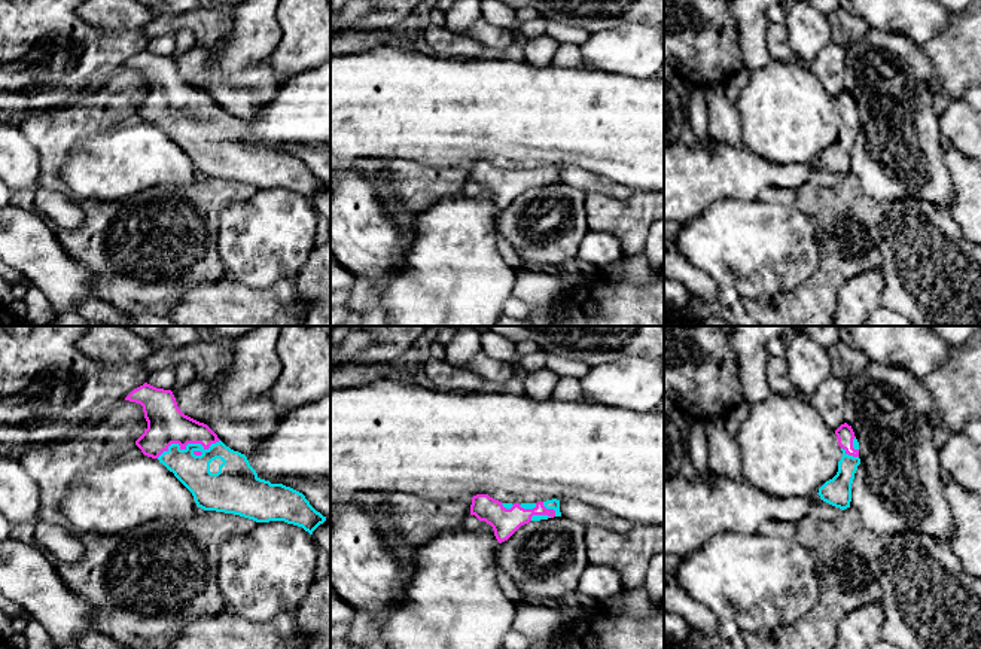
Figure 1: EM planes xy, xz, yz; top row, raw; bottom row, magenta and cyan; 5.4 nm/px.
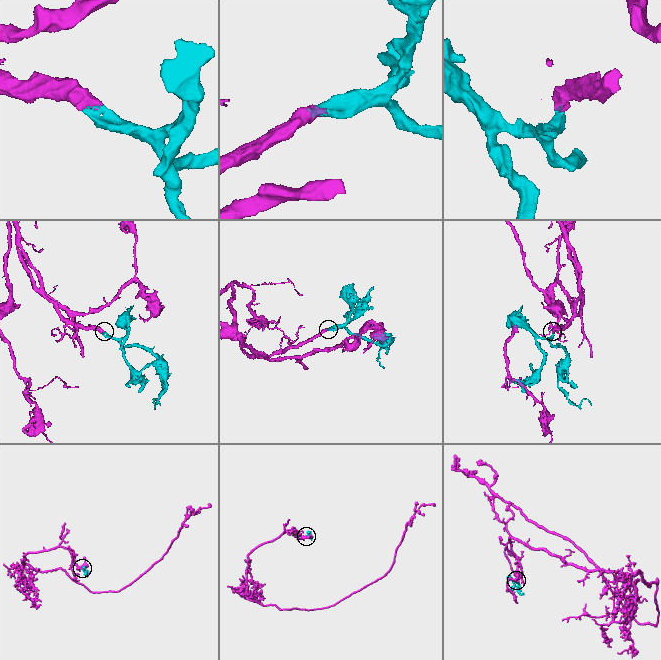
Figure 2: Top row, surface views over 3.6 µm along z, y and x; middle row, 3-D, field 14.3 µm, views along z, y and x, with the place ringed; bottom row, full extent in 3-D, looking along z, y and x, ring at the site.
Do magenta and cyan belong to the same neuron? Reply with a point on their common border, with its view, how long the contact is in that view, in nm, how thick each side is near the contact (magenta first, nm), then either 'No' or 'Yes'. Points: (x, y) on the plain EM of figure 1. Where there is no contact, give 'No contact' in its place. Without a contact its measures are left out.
Touches magenta at xy (188, 109). Shared border 360 nm. Thickness 220 nm (magenta) against 180 nm. Yes

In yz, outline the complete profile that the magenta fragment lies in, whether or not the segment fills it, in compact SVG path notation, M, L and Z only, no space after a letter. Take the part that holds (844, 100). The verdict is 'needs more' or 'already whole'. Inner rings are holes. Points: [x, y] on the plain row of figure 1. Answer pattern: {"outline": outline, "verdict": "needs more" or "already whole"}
{"outline": "M847 89L841 91L835 97L835 101L838 106L838 112L841 113L843 124L838 128L837 141L832 146L826 147L819 155L817 161L823 168L844 177L850 174L851 150L857 132L860 131L859 109L854 103L851 92L849 92Z", "verdict": "needs more"}

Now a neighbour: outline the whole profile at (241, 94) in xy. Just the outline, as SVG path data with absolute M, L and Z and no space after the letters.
M195 45L182 55L174 52L171 58L185 82L207 91L226 113L244 122L255 115L258 107L274 100L277 85L268 60L226 77L217 58L211 55L208 48L201 45Z

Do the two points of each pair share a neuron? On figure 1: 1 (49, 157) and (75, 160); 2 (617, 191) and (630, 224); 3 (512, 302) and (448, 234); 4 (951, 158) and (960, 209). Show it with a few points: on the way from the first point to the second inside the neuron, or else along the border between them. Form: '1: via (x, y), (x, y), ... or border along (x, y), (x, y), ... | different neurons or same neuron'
1: border along (78, 137), (61, 167), (70, 192) | different neurons
2: border along (587, 191), (617, 198), (628, 198), (634, 192) | different neurons
3: border along (511, 295), (500, 310) | different neurons
4: via (962, 170), (962, 197) | same neuron

